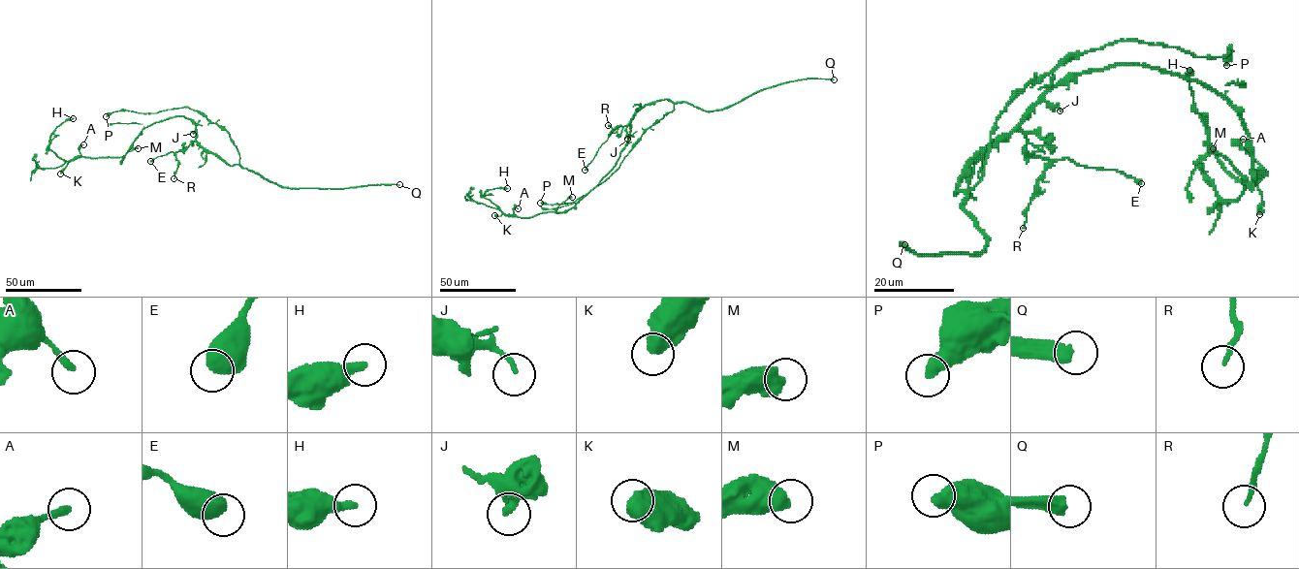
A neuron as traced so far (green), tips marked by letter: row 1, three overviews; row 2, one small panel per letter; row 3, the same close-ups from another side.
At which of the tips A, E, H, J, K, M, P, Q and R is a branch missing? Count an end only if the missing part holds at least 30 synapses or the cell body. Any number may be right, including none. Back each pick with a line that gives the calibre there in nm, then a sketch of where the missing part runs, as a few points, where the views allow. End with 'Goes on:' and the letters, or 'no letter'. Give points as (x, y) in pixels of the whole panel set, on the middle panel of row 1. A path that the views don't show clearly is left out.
Q: 480 nm thick
Goes on: Q

